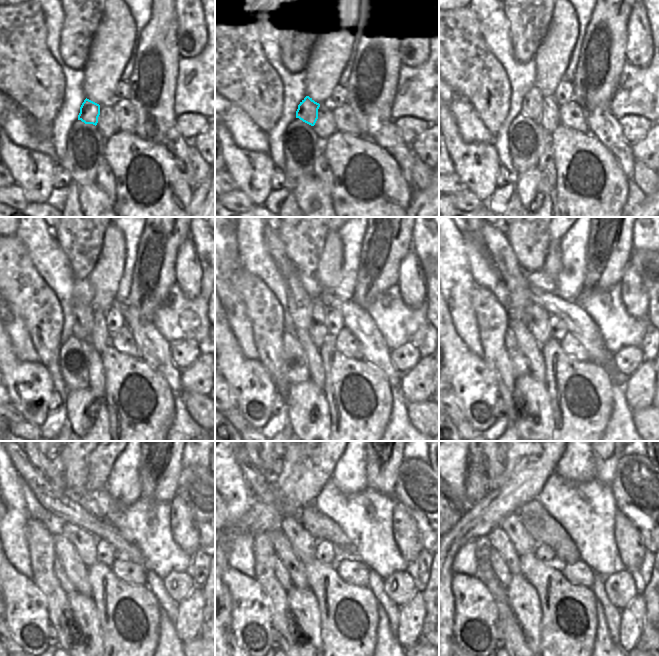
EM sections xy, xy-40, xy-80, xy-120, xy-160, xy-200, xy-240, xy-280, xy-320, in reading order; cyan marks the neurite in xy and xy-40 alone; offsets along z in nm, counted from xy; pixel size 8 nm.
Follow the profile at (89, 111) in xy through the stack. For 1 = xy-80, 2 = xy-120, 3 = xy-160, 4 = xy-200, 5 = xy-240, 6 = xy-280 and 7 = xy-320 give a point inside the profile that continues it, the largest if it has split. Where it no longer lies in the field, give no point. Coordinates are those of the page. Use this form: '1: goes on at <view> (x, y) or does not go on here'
1: goes on at xy-80 (532, 102)
2: goes on at xy-120 (83, 319)
3: goes on at xy-160 (300, 305)
4: goes on at xy-200 (497, 245)
5: goes on at xy-240 (53, 470)
6: goes on at xy-280 (258, 461)
7: goes on at xy-320 (473, 461)

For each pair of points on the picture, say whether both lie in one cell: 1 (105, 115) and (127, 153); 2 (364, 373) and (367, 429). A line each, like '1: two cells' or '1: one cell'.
1: two cells
2: one cell

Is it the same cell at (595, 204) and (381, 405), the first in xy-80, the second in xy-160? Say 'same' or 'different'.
same

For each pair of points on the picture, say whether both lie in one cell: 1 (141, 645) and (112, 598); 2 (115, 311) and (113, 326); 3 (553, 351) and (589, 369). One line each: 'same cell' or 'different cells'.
1: same cell
2: same cell
3: same cell

